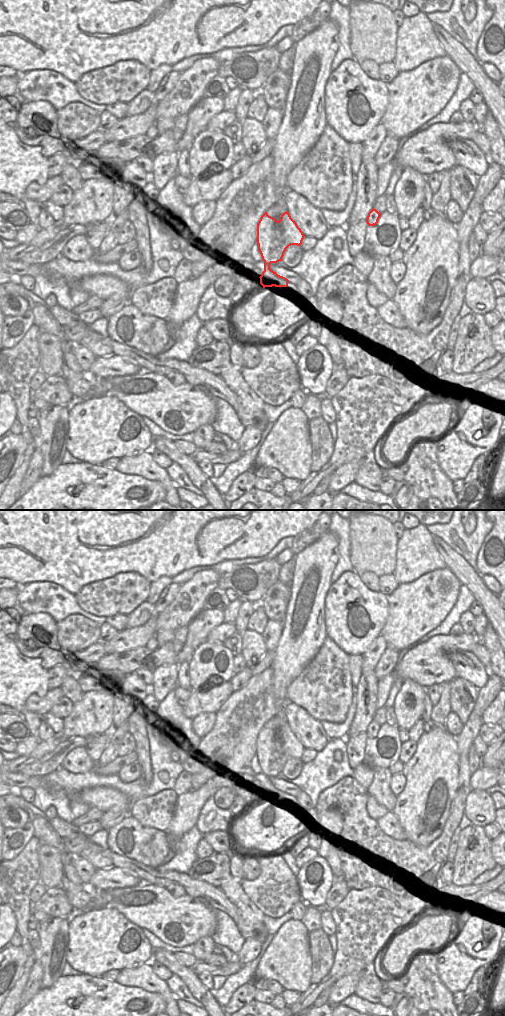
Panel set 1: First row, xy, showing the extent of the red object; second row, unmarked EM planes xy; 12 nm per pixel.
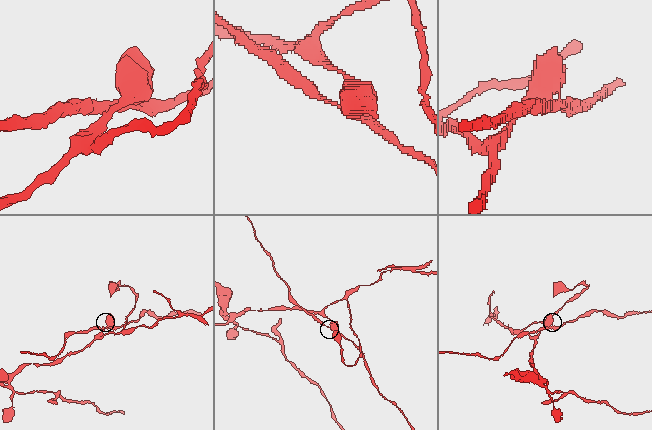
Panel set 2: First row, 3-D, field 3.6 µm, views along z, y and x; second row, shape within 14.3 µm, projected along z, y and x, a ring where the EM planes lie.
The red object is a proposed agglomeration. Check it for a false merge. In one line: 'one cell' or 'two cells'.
two cells

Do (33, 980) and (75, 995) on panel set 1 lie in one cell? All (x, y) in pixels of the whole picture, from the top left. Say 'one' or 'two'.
two

